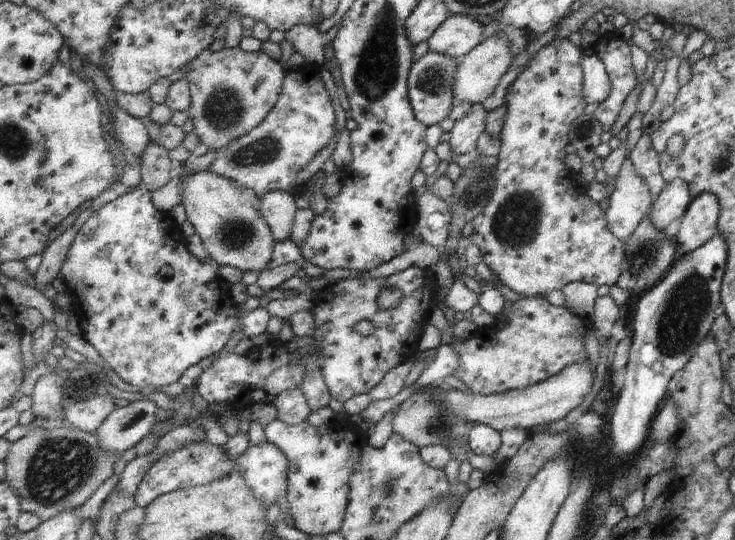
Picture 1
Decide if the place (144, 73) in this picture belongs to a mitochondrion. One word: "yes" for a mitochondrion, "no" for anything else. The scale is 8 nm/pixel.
no

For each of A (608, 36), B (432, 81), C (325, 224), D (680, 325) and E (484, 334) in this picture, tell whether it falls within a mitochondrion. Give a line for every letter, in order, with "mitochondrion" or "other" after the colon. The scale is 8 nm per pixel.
A: other
B: mitochondrion
C: other
D: mitochondrion
E: other

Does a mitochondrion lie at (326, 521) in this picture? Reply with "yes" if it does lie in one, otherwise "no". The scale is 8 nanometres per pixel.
no

